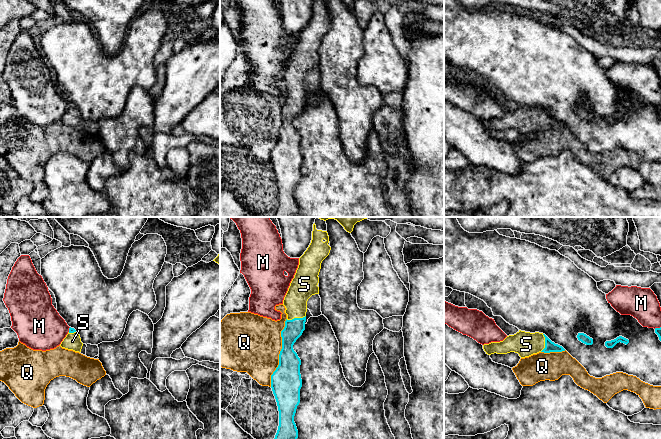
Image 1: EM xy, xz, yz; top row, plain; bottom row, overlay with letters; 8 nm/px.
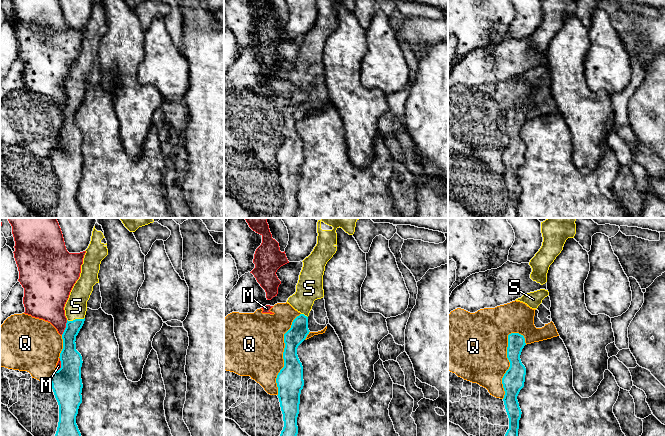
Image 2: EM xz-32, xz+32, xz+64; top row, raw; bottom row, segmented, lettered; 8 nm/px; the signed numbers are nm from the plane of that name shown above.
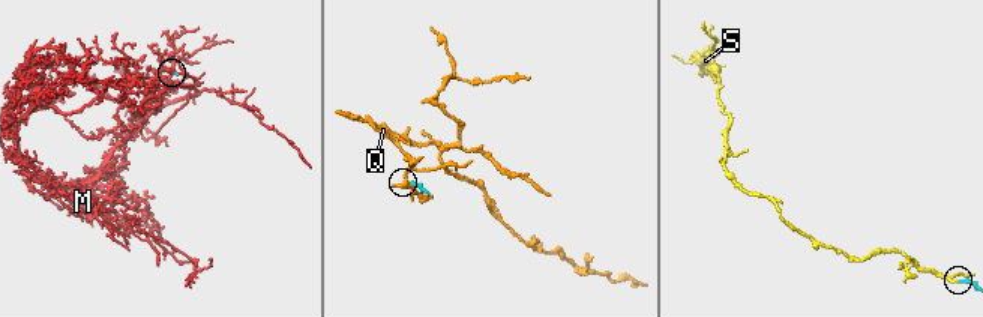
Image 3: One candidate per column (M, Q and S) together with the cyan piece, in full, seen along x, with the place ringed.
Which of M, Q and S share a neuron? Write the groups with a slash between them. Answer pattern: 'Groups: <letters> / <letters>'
Groups: M / Q / S

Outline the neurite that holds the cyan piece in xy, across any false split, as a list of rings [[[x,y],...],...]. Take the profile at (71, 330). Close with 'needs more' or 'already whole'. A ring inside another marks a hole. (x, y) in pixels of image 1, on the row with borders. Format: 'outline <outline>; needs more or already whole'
outline [[[69,328],[69,332],[66,337],[61,342],[60,346],[62,348],[73,350],[75,352],[81,352],[83,343],[81,342],[80,335],[76,332],[74,328]]]; needs more

